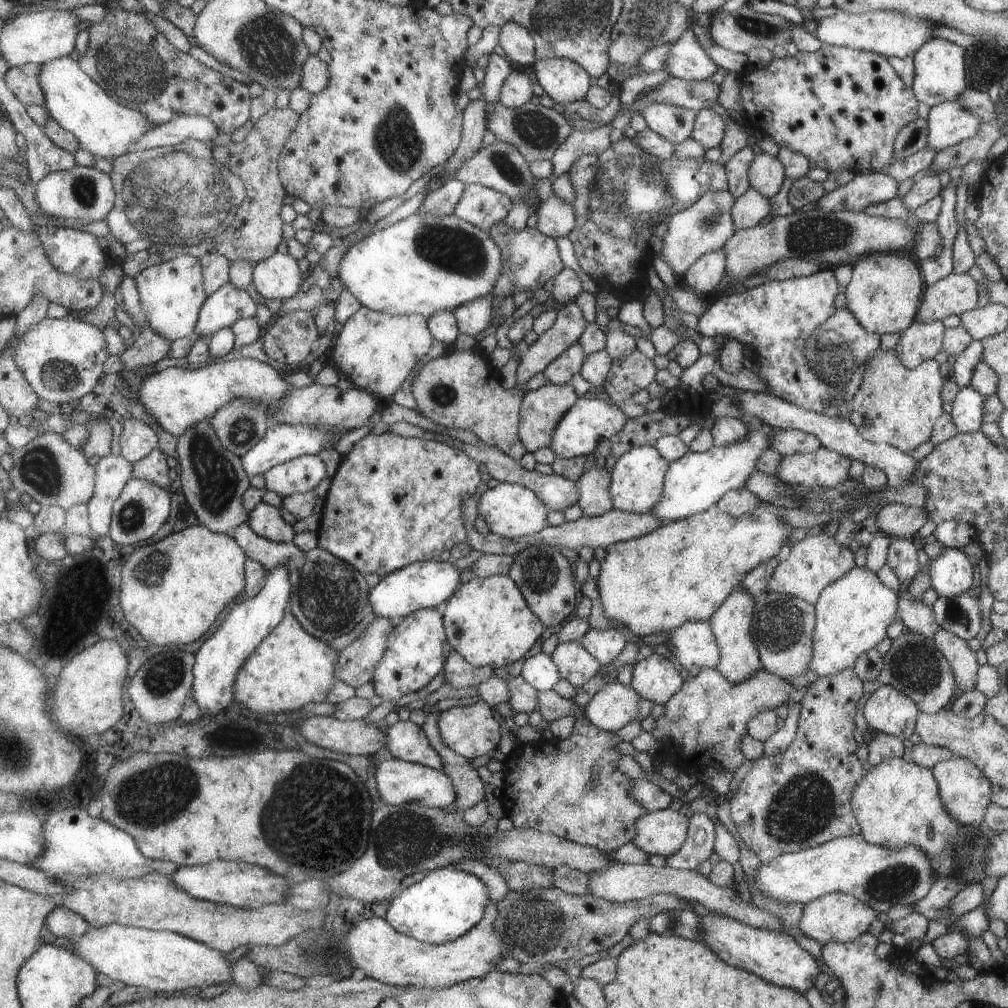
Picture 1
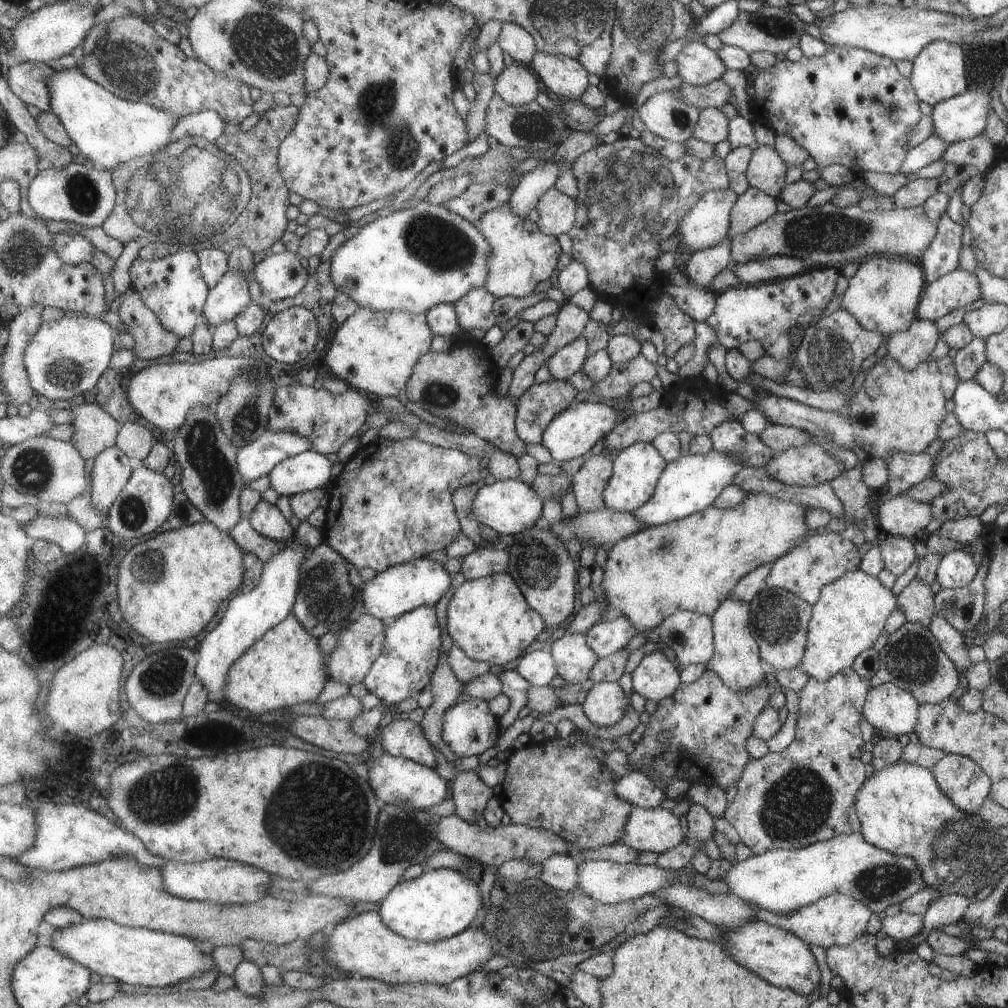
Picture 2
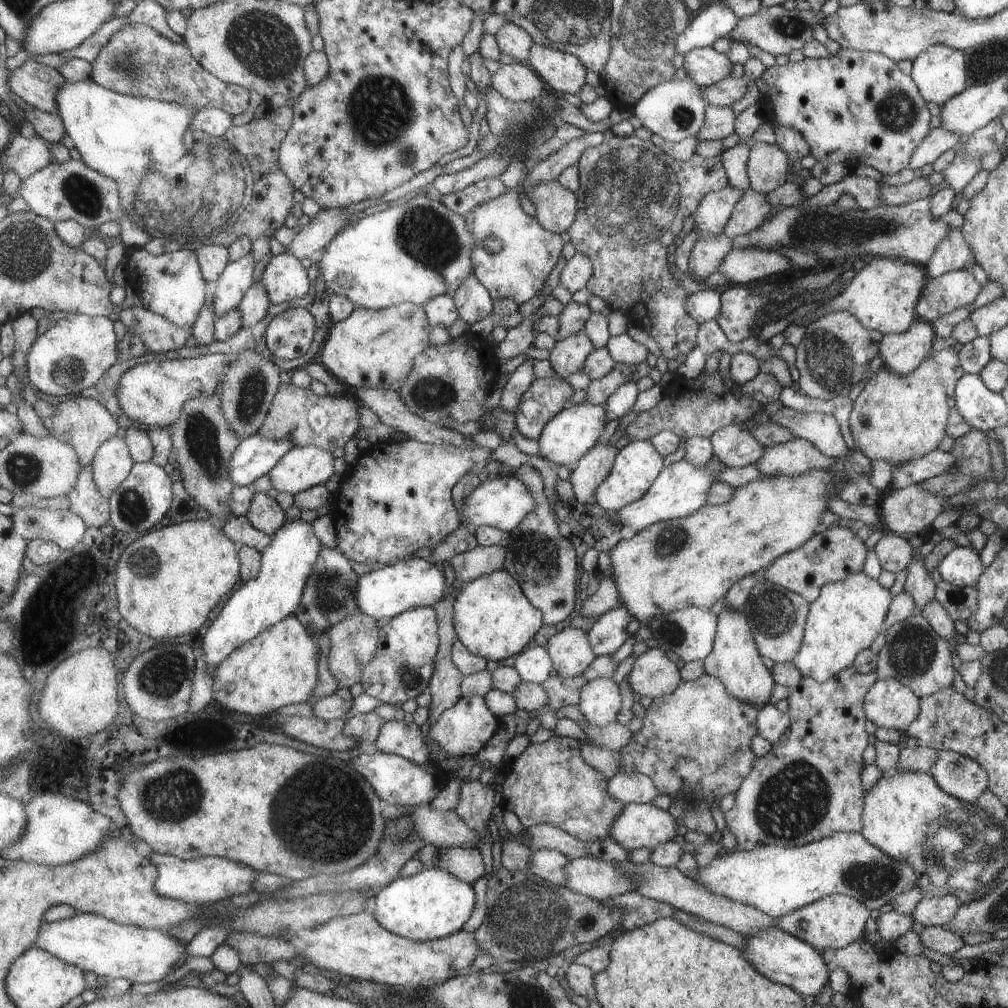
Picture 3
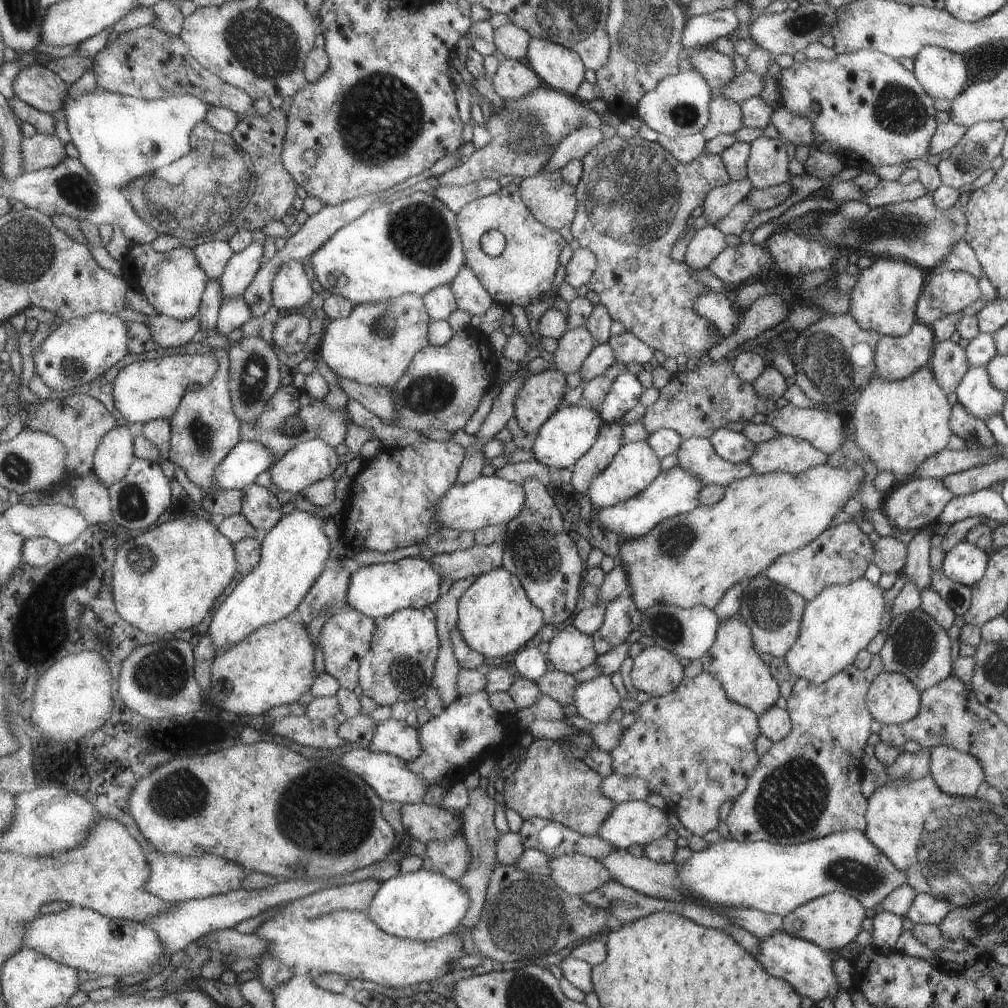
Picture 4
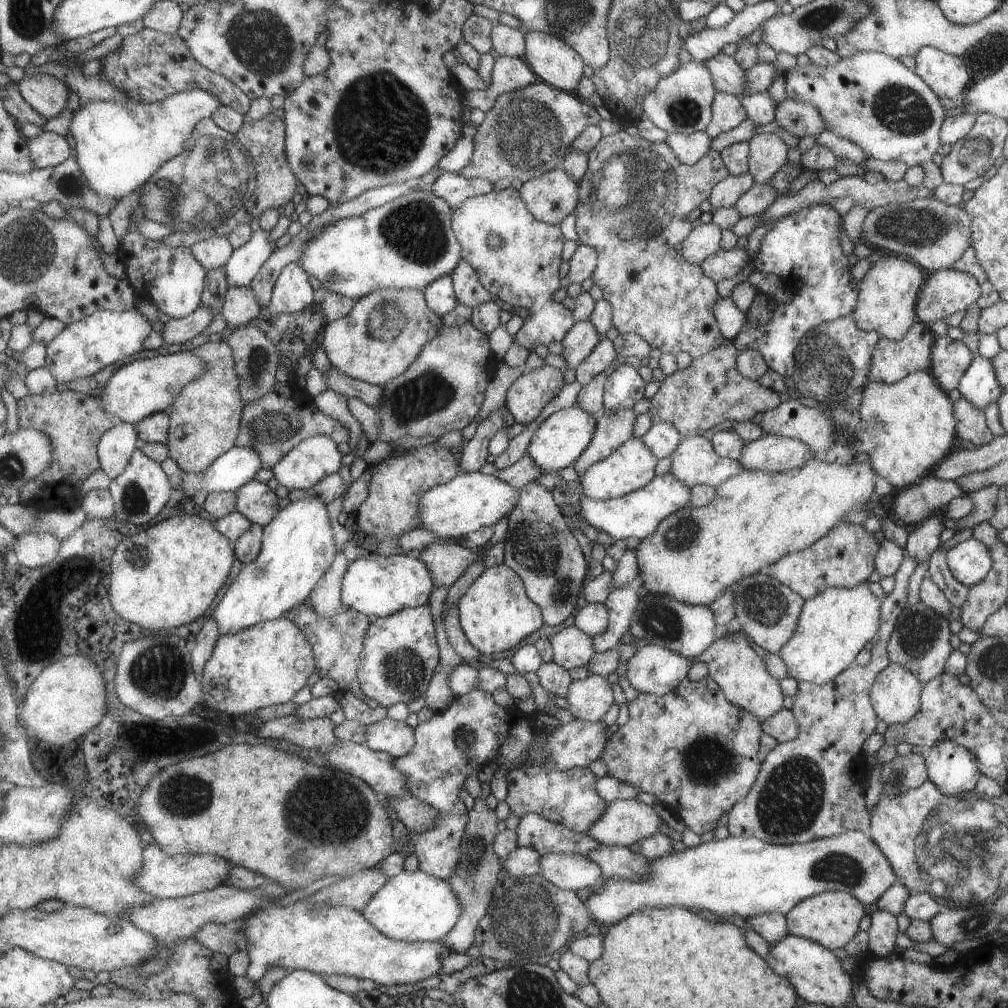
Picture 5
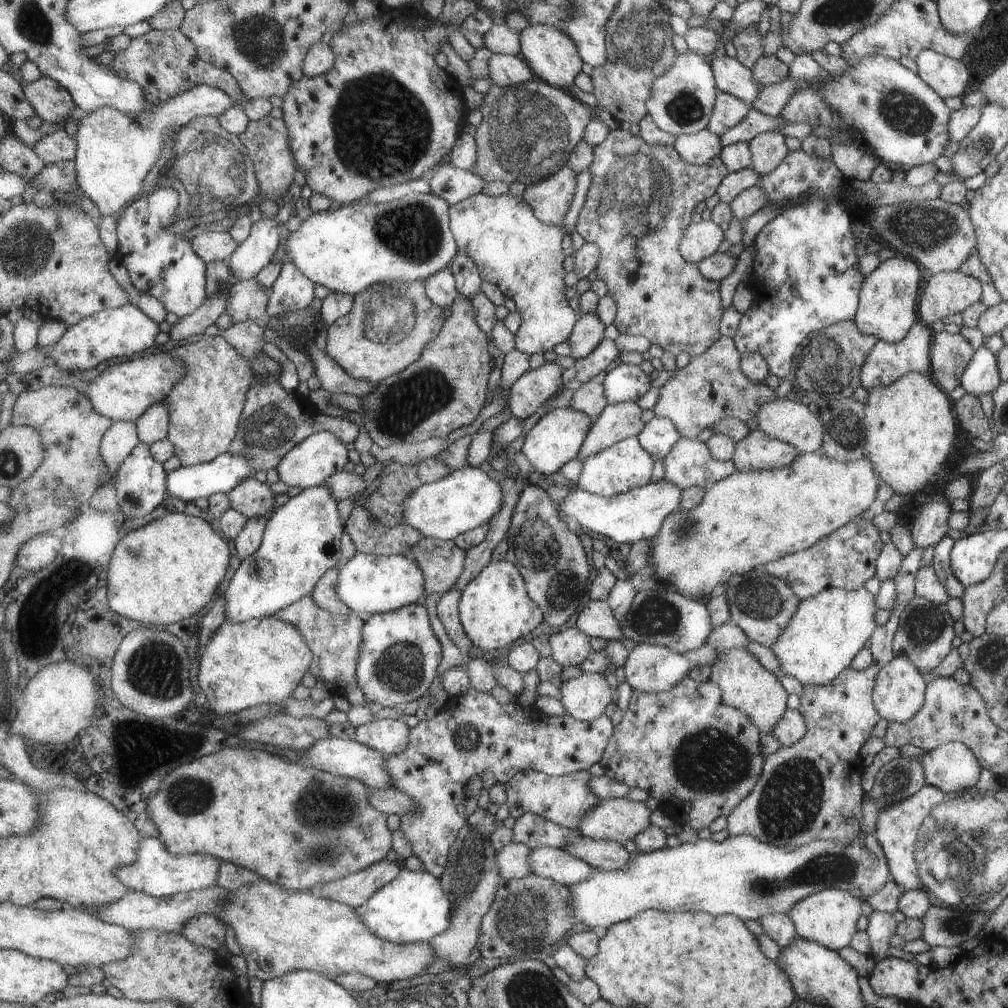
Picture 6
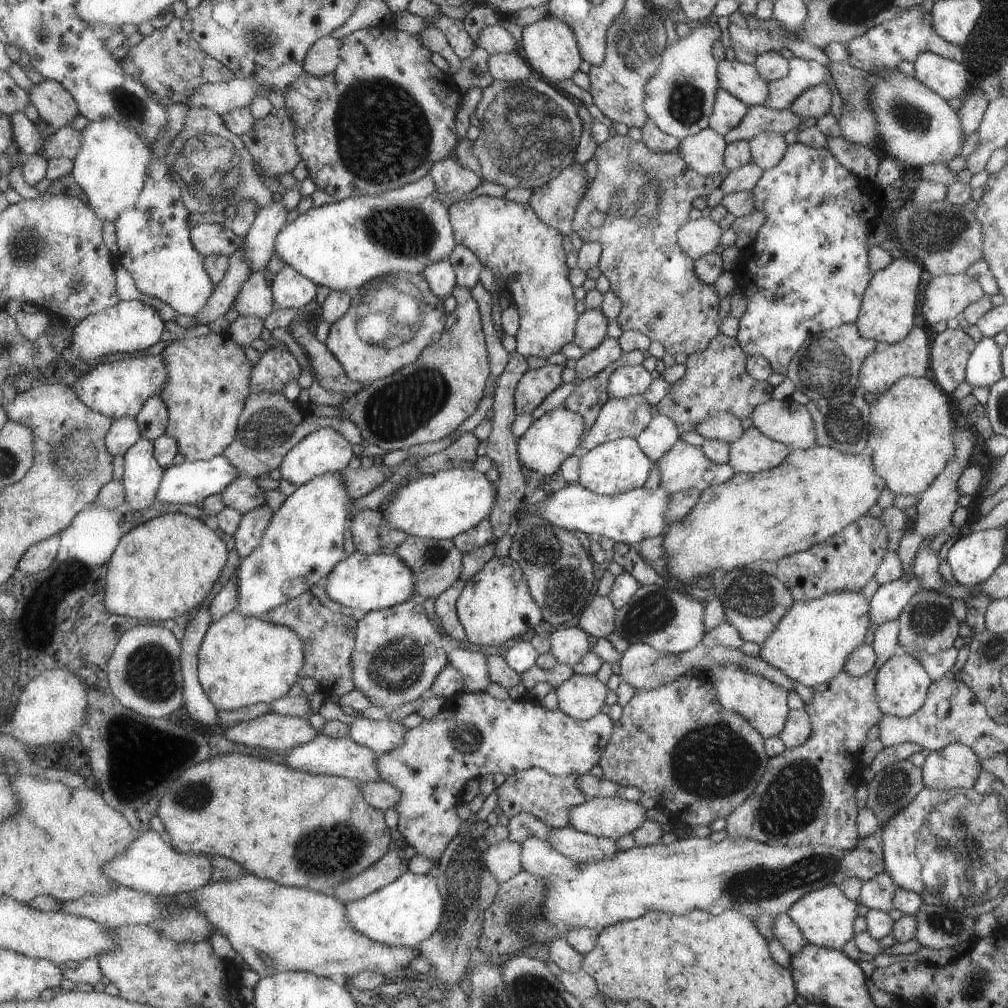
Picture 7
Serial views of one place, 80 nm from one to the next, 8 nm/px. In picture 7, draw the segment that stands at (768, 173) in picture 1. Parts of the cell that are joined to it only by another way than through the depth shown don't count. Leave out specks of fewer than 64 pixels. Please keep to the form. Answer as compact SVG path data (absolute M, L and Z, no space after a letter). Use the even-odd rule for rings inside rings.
M761 130L749 138L751 162L763 171L775 167L786 152L784 136L781 133Z

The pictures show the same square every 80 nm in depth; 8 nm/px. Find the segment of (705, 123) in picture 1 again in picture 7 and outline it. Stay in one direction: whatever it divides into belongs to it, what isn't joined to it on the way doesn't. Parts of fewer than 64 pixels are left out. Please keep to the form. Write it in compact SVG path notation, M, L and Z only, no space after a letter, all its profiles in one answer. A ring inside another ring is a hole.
M720 89L715 96L714 112L711 112L708 127L719 136L724 136L731 128L738 127L748 111L749 108L741 100Z

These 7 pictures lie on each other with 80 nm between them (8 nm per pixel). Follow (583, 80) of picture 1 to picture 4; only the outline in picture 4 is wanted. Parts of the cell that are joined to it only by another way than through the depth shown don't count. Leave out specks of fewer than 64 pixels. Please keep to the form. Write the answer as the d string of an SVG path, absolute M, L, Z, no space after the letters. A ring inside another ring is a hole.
M531 37L525 59L548 88L575 95L582 85L586 70L582 58L562 45Z

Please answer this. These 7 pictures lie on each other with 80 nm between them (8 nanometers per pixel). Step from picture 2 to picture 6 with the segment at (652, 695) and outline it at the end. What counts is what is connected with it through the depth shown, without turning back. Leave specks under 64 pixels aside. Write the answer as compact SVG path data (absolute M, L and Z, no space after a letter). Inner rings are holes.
M637 643L631 651L627 652L627 658L623 662L623 672L625 672L625 682L632 690L639 690L641 693L666 692L675 687L675 684L678 684L689 670L696 666L711 666L715 664L715 660L719 660L719 652L705 645L695 651L675 653L669 648Z

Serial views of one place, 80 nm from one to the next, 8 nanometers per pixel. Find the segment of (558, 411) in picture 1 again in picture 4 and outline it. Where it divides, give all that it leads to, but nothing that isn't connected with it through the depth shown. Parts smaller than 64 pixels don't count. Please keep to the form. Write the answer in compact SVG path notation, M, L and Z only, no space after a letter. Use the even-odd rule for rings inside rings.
M551 366L523 380L523 386L513 400L513 414L527 436L538 435L538 429L550 419L549 412L554 415L565 390L569 390L563 376Z

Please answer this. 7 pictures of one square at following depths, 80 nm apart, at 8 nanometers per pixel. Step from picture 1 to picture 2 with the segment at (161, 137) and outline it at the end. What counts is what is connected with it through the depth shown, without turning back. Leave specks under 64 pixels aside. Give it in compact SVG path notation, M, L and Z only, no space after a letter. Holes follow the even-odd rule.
M205 110L183 117L175 132L171 134L171 140L177 143L177 140L185 136L201 136L207 138L210 142L216 142L219 136L225 132L227 122L223 116L215 110Z

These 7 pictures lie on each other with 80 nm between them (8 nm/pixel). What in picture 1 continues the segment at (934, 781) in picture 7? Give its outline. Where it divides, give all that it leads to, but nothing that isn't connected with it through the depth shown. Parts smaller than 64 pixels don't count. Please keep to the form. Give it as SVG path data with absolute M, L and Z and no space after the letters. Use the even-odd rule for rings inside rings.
M952 755L947 760L936 762L931 767L931 772L934 772L939 796L950 817L966 827L975 829L983 826L986 808L991 804L991 789L990 780L982 773L982 769L979 769L967 757Z

